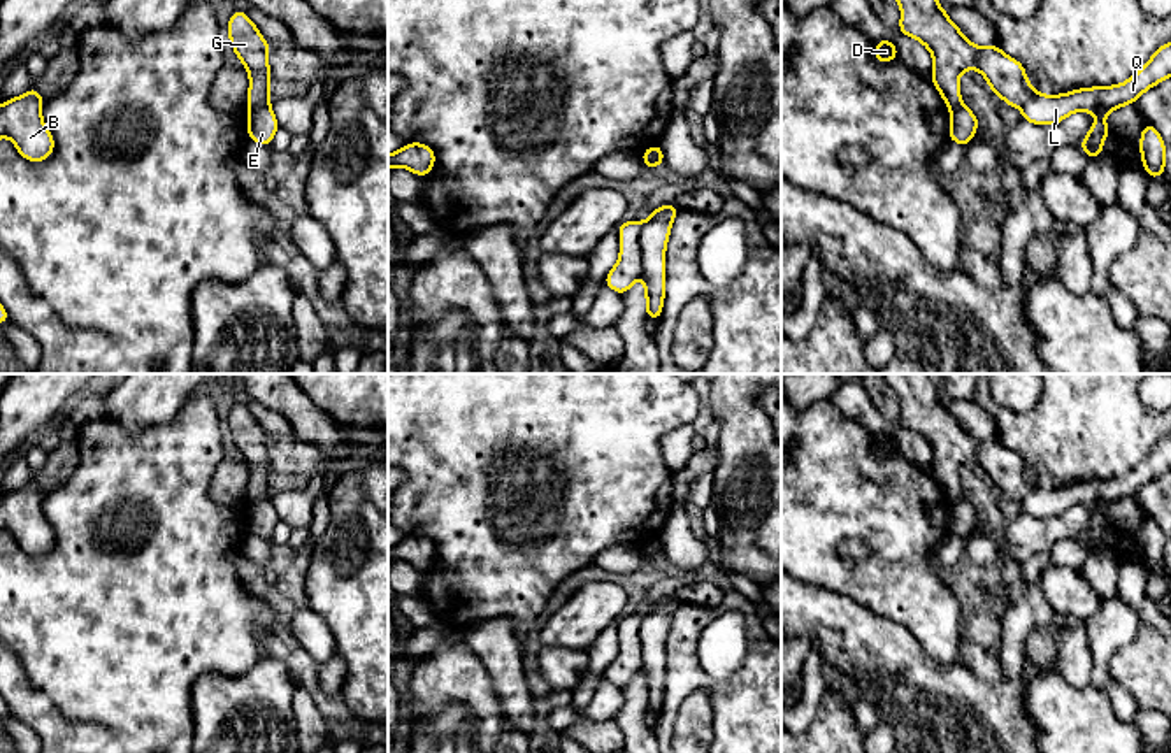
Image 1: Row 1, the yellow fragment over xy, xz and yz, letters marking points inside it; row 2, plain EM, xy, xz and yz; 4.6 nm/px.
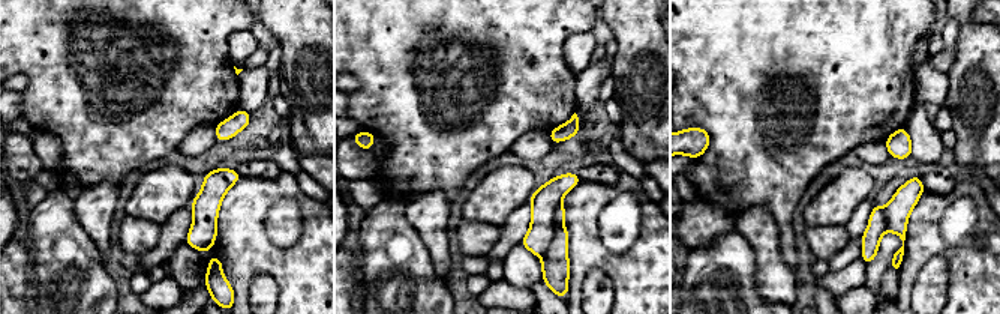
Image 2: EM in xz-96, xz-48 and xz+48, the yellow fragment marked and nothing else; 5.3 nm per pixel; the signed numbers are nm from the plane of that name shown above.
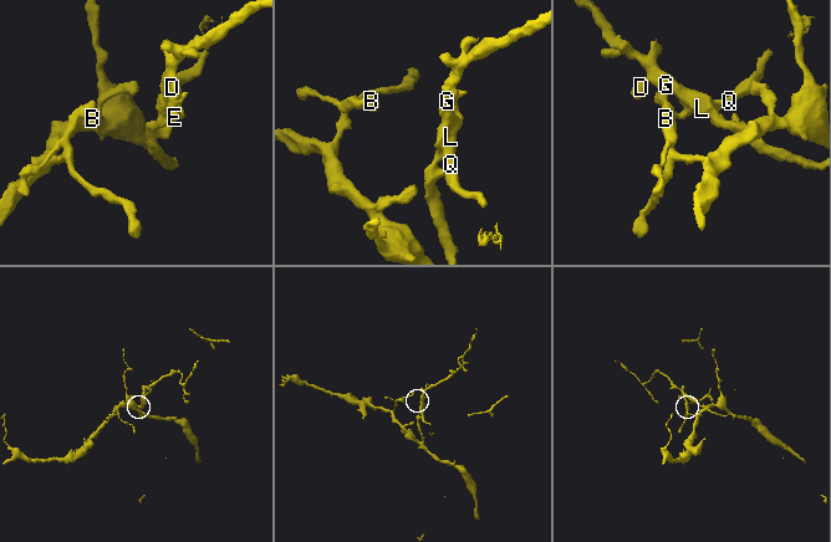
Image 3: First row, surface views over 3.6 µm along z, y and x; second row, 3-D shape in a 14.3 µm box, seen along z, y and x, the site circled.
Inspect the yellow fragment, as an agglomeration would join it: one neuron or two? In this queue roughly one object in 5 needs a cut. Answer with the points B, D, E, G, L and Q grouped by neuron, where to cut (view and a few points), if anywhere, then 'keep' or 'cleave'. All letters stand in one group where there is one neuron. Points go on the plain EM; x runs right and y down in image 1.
B D G / E L Q | xz (673, 597), (652, 609), (641, 623), (641, 666) | cleave

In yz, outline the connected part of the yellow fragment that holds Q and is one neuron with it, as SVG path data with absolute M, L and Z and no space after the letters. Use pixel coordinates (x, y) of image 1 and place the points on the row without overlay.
M1171 435L1162 437L1125 476L1115 479L1080 481L1064 488L1038 488L1022 500L1024 514L1059 518L1073 506L1096 506L1096 516L1122 500L1132 498L1146 483L1171 469Z

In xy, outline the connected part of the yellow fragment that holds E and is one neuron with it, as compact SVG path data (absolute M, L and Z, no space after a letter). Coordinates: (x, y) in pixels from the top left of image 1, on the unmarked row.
M270 500L248 502L248 532L262 539L270 539L279 521Z

